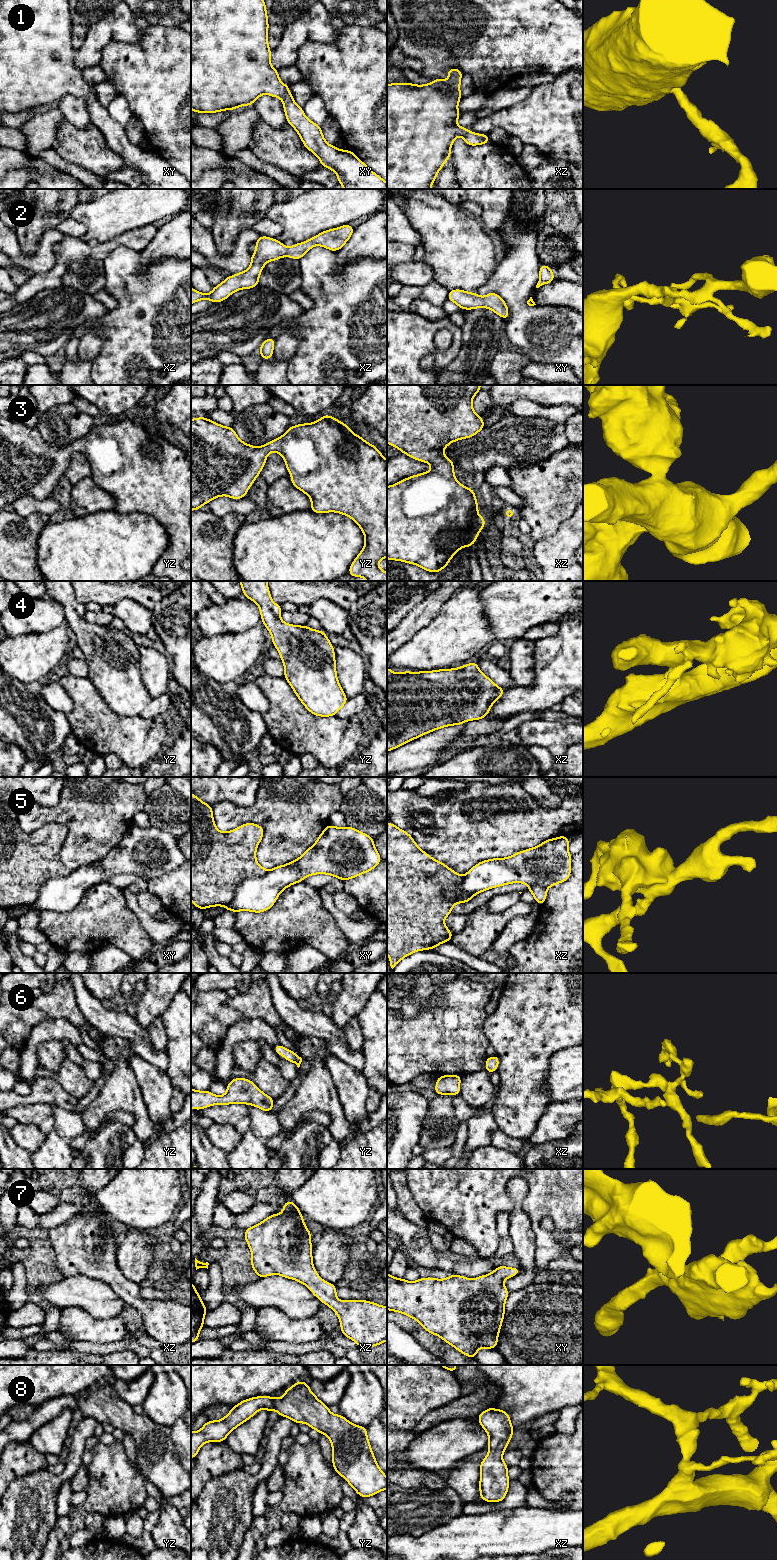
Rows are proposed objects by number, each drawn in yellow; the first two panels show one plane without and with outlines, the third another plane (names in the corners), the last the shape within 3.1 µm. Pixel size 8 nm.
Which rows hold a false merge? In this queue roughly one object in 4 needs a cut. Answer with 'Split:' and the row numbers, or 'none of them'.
Split: 5

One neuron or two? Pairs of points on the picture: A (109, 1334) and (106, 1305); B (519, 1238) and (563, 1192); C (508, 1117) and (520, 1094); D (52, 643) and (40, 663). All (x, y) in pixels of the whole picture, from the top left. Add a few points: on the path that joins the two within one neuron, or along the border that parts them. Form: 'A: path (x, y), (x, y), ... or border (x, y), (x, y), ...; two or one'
A: border (85, 1310), (96, 1318), (112, 1318), (121, 1313); two
B: border (522, 1207), (530, 1221), (535, 1249); two
C: path (514, 1111), (520, 1100); one
D: path (48, 648), (40, 658); one

